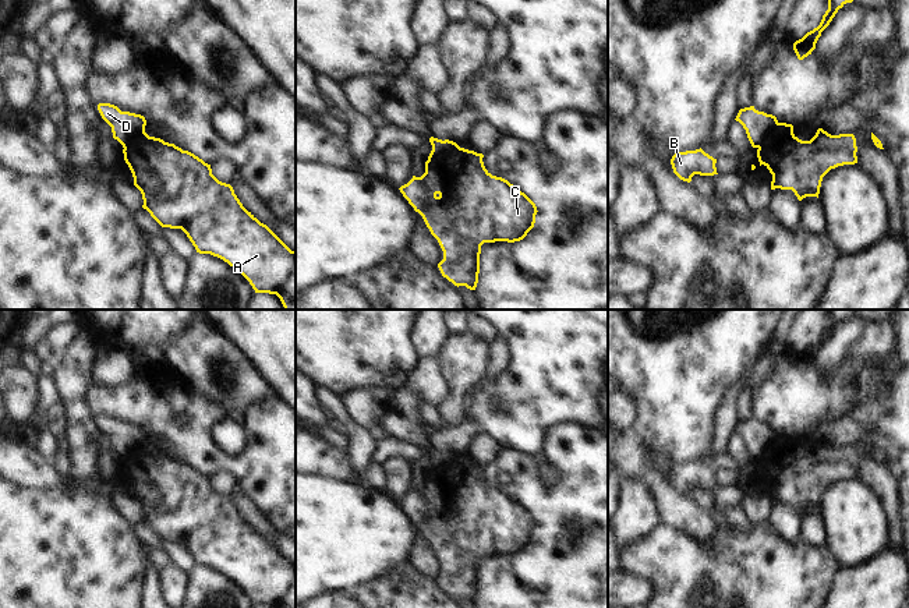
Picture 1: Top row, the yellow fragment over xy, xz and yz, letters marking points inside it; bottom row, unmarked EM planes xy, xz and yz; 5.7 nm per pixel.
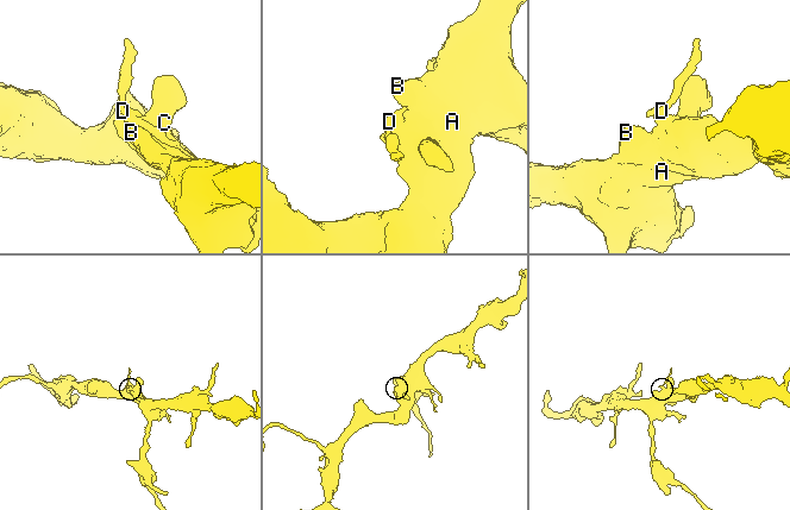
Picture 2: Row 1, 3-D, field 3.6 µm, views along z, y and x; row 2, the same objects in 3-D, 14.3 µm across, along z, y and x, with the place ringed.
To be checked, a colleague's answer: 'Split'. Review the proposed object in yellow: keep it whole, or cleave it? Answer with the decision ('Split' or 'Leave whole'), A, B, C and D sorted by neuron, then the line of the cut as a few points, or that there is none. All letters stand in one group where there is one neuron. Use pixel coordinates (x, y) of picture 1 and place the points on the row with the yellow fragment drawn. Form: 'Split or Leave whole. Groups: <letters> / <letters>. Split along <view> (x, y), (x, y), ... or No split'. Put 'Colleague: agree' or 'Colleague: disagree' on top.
Colleague: agree
Split. Groups: A B C / D. Split along xz (459, 147), (442, 149), (428, 159)

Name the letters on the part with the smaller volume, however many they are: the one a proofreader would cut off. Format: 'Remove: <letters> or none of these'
Remove: D

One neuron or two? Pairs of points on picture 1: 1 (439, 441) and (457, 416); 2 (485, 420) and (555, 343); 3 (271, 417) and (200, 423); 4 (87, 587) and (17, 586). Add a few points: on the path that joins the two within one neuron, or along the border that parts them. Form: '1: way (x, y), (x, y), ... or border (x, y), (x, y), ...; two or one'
1: border (464, 419), (457, 424), (448, 426); two
2: way (510, 417), (555, 373), (555, 368); one
3: way (265, 444), (247, 462), (222, 462), (209, 449); one
4: way (70, 587), (34, 587); one

